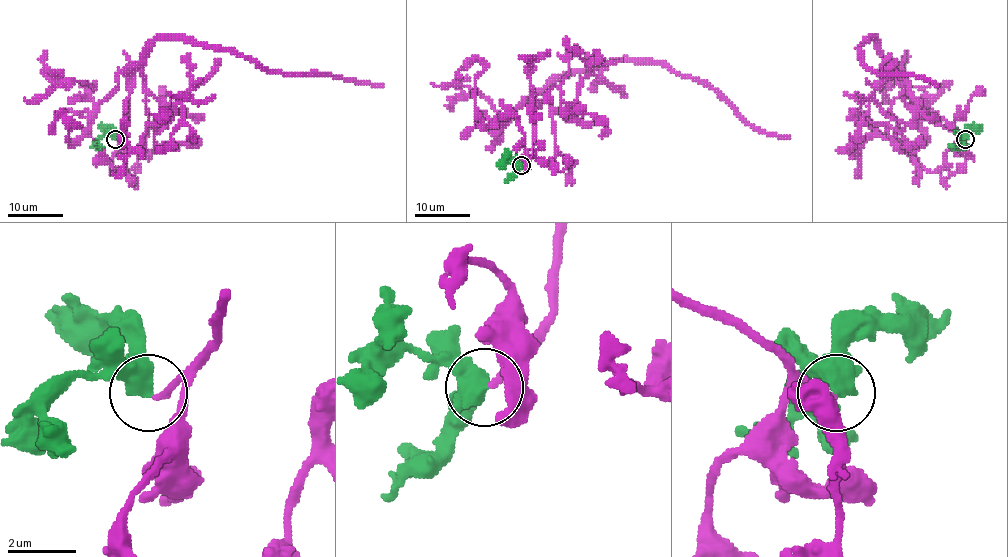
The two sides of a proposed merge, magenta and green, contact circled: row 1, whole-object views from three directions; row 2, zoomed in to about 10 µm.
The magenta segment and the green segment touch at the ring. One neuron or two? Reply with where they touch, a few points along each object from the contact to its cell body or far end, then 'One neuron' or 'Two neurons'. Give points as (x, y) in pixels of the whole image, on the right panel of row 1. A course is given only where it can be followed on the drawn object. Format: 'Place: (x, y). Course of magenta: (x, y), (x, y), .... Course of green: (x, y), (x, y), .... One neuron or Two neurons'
Place: (965, 139). Course of magenta: (964, 139), (933, 123), (879, 44), (869, 39), (861, 47), (861, 61), (873, 72), (924, 77), (937, 87). Course of green: (964, 139), (959, 137), (952, 149). One neuron

